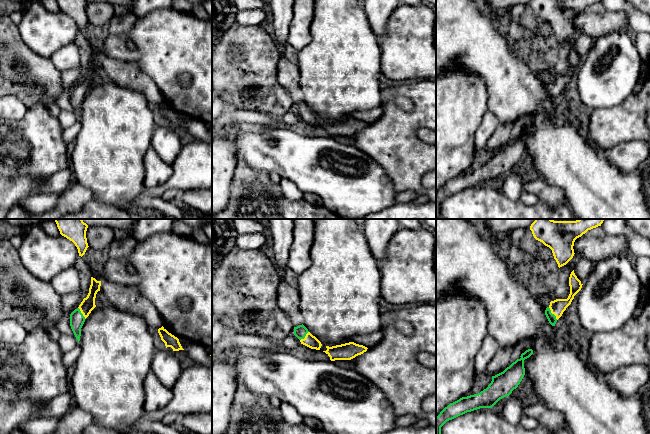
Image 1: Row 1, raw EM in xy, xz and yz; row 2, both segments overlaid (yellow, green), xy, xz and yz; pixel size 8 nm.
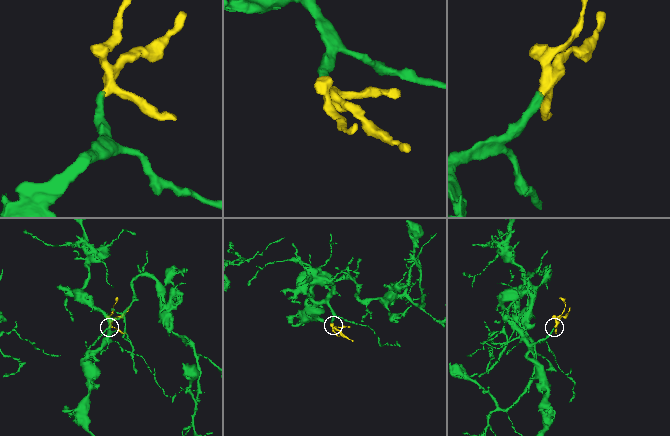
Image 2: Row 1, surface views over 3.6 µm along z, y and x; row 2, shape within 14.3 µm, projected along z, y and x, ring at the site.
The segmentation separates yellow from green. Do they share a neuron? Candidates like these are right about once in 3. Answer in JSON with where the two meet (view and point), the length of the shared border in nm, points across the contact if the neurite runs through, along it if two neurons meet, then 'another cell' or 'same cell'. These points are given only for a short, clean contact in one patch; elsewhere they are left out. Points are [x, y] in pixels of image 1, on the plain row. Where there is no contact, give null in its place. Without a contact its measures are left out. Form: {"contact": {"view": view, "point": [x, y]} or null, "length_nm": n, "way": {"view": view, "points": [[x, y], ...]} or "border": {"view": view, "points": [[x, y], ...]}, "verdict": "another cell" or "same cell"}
{"contact": {"view": "yz", "point": [552, 89]}, "length_nm": 130, "way": {"view": "yz", "points": [[558, 82], [552, 89], [551, 93]]}, "verdict": "same cell"}

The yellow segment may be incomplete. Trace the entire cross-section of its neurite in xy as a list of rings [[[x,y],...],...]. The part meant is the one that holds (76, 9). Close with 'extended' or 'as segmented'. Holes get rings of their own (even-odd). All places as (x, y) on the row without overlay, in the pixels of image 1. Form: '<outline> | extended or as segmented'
[[[57,0],[60,10],[72,17],[78,25],[79,32],[83,32],[87,26],[86,14],[87,0]]] | as segmented

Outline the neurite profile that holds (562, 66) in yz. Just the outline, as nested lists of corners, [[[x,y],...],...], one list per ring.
[[[575,29],[573,34],[564,42],[559,44],[558,60],[554,66],[554,72],[549,78],[556,75],[567,75],[570,70],[569,53],[576,40],[582,35],[580,29]]]

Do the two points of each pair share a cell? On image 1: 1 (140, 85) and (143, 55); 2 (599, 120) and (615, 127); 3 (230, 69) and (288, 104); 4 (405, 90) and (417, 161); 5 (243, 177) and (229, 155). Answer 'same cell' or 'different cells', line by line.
1: different cells
2: same cell
3: same cell
4: same cell
5: different cells

